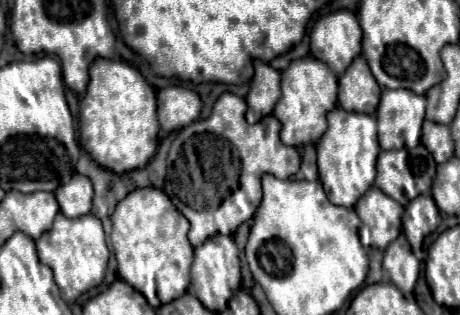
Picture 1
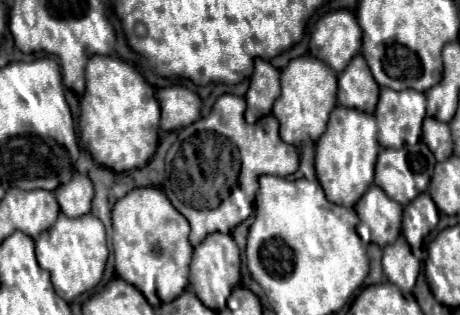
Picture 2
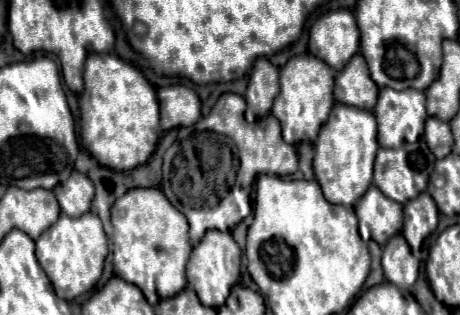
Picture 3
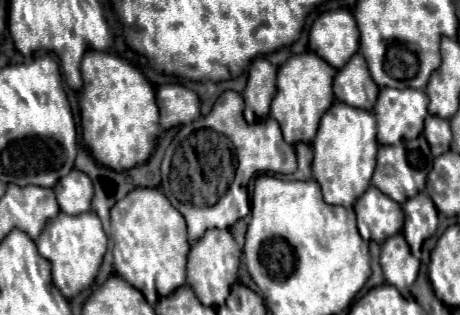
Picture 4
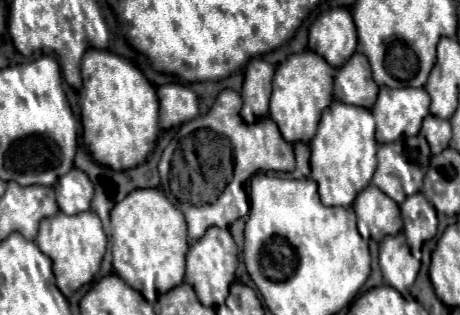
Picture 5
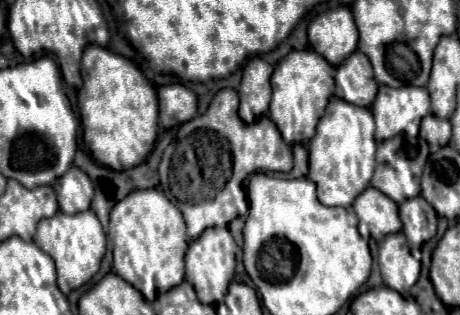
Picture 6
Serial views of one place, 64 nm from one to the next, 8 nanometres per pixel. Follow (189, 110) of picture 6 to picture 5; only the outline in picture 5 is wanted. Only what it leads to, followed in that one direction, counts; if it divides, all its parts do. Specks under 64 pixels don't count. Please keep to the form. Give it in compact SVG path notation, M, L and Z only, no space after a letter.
M182 84L160 86L158 100L162 128L174 128L198 116L198 96Z

